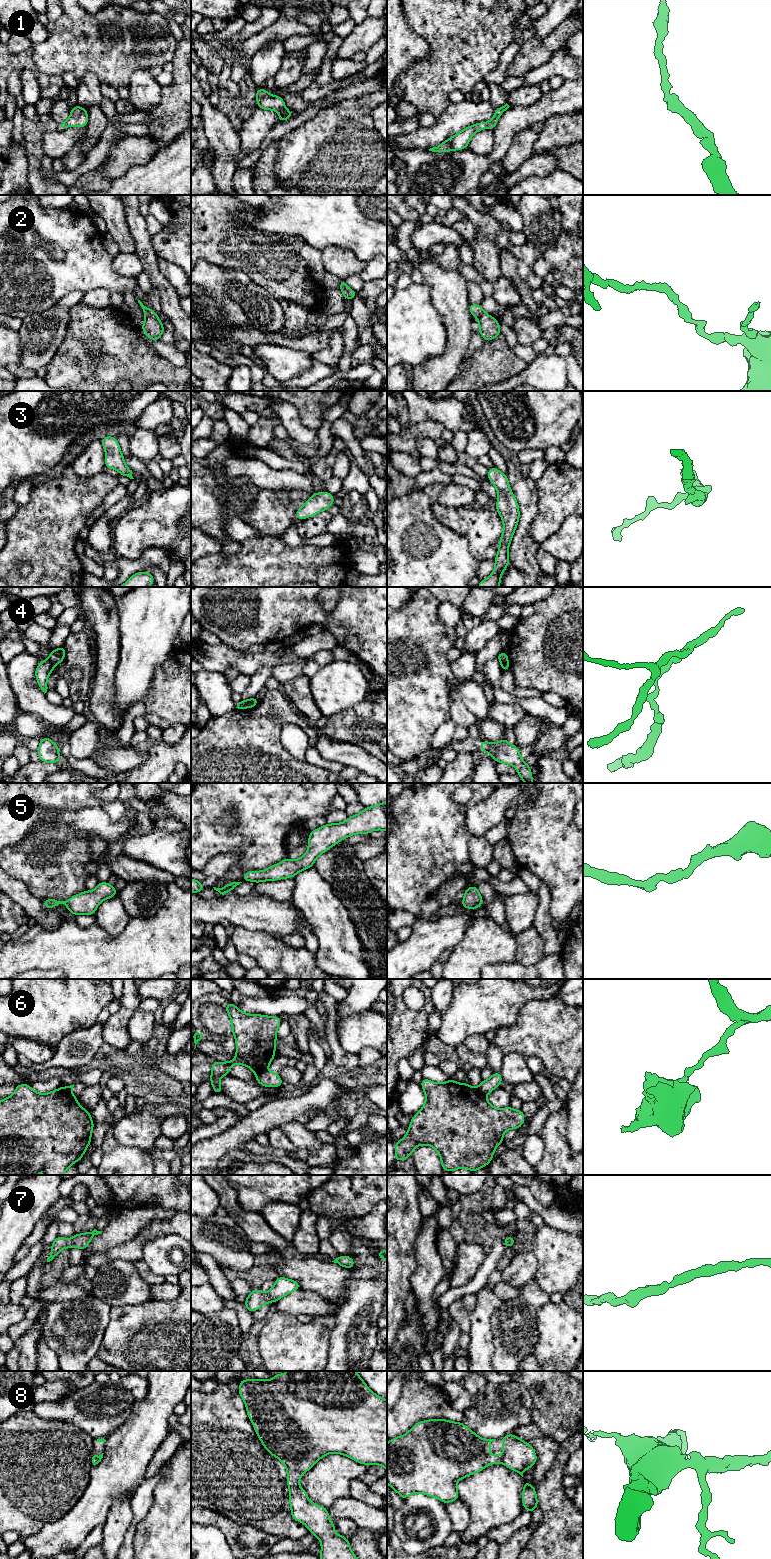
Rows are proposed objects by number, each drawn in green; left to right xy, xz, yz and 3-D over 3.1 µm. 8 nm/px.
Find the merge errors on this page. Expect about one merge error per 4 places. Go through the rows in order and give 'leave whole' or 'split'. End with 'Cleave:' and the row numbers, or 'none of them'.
1: leave whole
2: leave whole
3: leave whole
4: split
5: leave whole
6: split
7: leave whole
8: leave whole
Cleave: 4, 6

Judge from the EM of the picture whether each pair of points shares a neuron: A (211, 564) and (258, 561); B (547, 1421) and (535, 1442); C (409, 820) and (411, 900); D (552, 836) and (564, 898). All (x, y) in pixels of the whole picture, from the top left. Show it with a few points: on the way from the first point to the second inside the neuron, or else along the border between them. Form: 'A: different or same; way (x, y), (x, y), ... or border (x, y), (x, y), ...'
A: same; way (223, 567), (240, 567), (246, 564)
B: different; border (533, 1421), (544, 1434), (559, 1444)
C: same; way (411, 840), (411, 880)
D: same; way (557, 851), (562, 856), (564, 883)

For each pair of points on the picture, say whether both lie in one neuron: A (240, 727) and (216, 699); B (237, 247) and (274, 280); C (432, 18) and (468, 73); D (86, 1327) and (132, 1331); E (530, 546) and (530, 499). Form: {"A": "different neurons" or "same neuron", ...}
{"A": "different neurons", "B": "same neuron", "C": "same neuron", "D": "different neurons", "E": "same neuron"}

